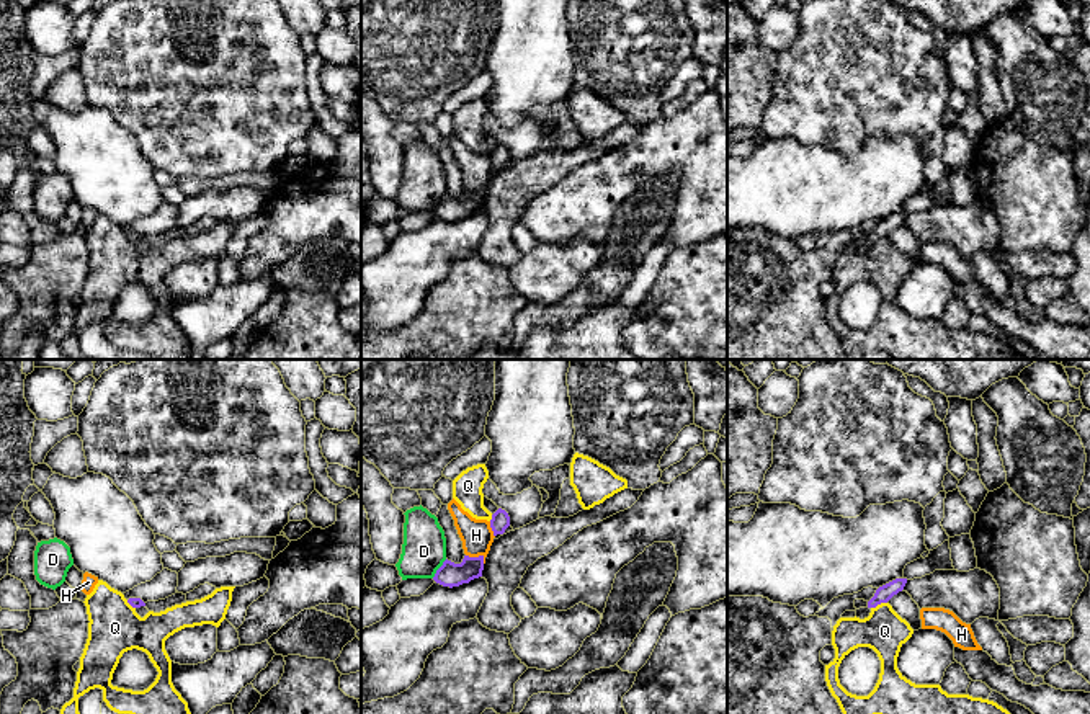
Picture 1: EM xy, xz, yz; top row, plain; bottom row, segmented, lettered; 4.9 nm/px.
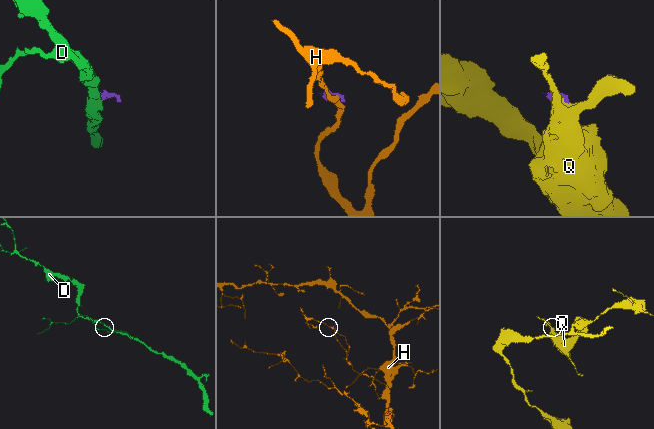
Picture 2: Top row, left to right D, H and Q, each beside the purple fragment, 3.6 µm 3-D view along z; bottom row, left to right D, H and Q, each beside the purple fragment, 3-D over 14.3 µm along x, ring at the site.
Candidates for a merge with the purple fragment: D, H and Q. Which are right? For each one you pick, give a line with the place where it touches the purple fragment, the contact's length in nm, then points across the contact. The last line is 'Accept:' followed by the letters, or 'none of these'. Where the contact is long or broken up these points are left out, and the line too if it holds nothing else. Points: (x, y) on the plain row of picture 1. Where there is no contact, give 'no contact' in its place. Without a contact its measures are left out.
Accept: none of these

